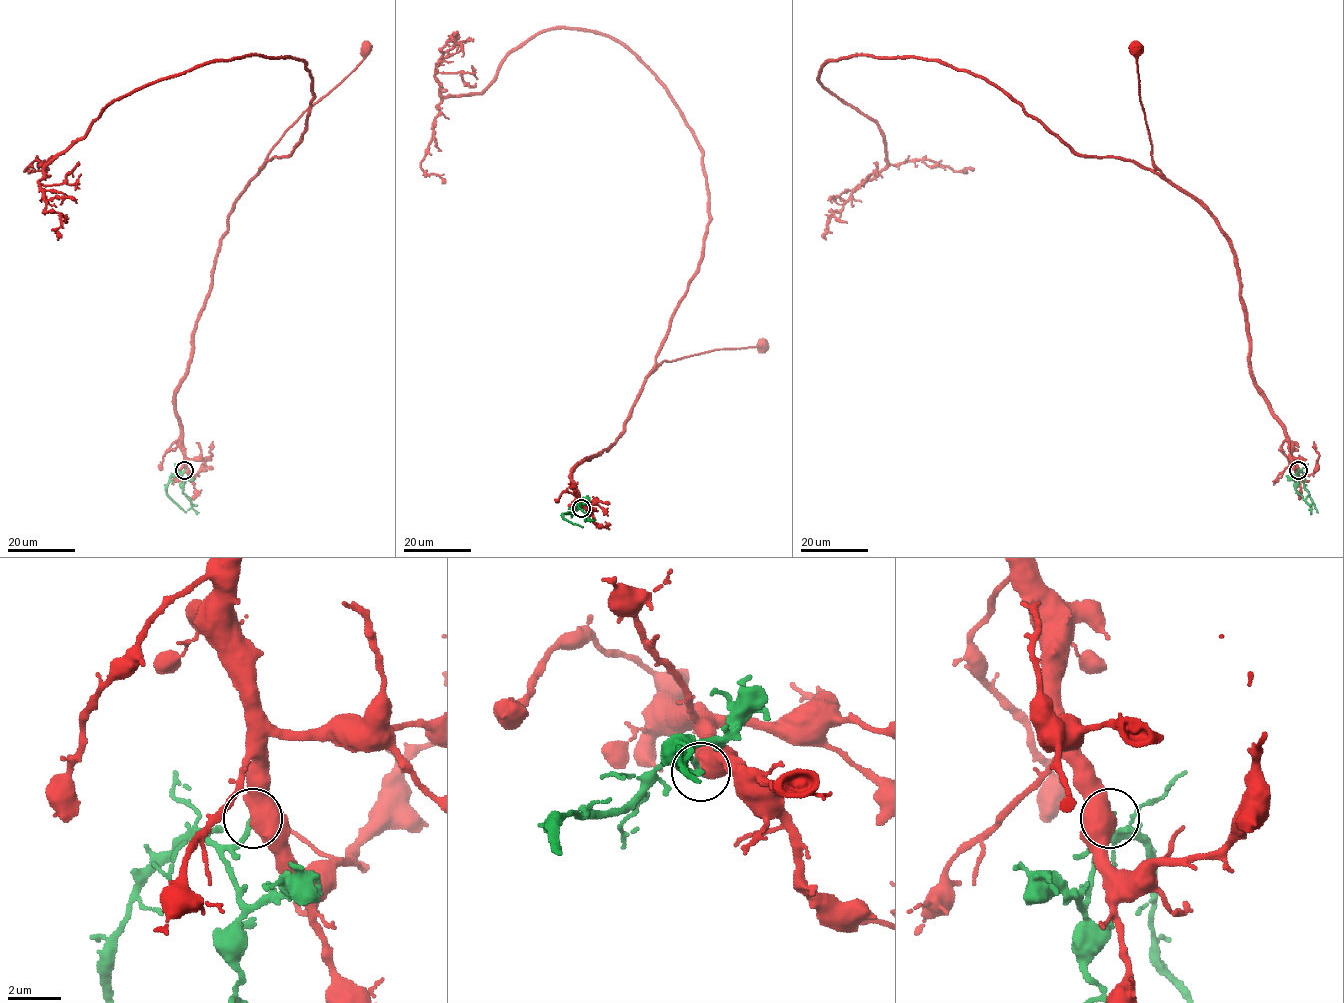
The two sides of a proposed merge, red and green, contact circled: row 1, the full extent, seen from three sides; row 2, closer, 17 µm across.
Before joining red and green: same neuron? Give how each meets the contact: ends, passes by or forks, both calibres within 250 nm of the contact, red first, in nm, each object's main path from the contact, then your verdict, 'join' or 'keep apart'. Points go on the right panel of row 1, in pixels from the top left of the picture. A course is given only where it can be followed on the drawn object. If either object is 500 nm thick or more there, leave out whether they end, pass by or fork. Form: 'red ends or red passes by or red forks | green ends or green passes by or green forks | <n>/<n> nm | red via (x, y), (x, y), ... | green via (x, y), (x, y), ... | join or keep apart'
700/200 nm | red via (1298, 469), (1285, 426), (1251, 372), (1249, 328), (1231, 240), (1213, 216), (1155, 165), (1140, 95), (1136, 49) | green via (1298, 469), (1296, 473), (1301, 472), (1304, 489), (1318, 512) | keep apart

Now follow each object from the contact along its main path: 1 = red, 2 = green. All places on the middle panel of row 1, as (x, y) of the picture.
1: (582, 508), (571, 472), (583, 459), (596, 456), (616, 441), (644, 381), (664, 361), (762, 346)
2: (581, 508), (578, 505), (563, 514), (563, 518), (582, 527)

